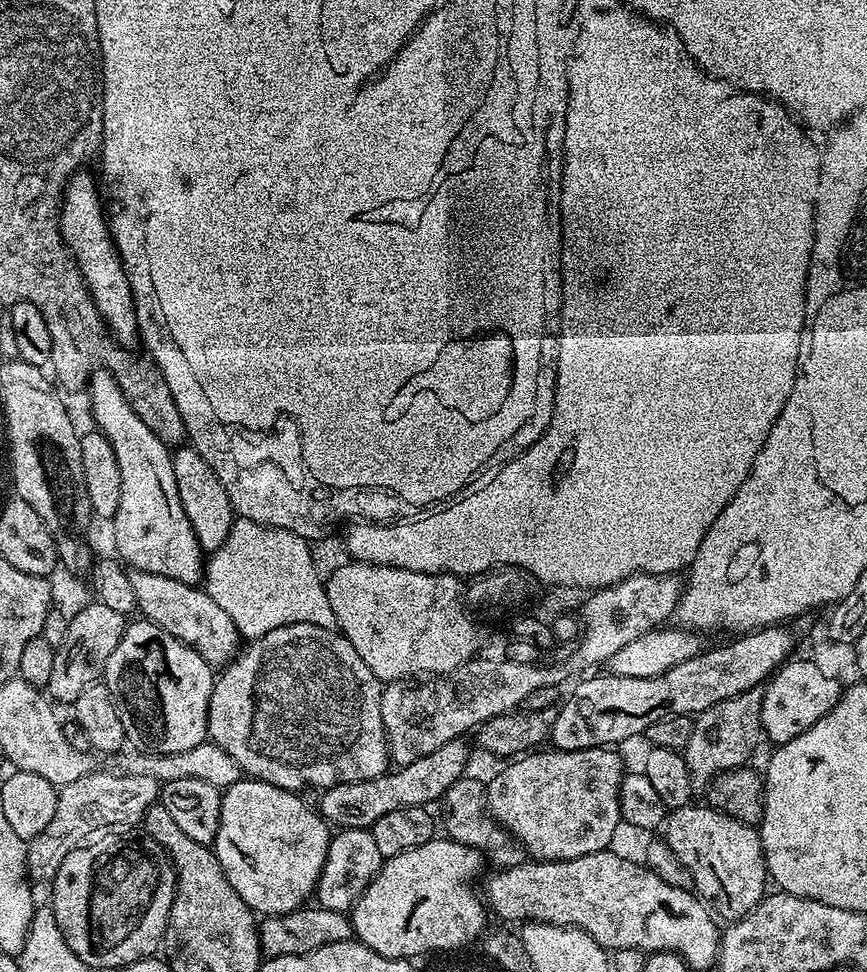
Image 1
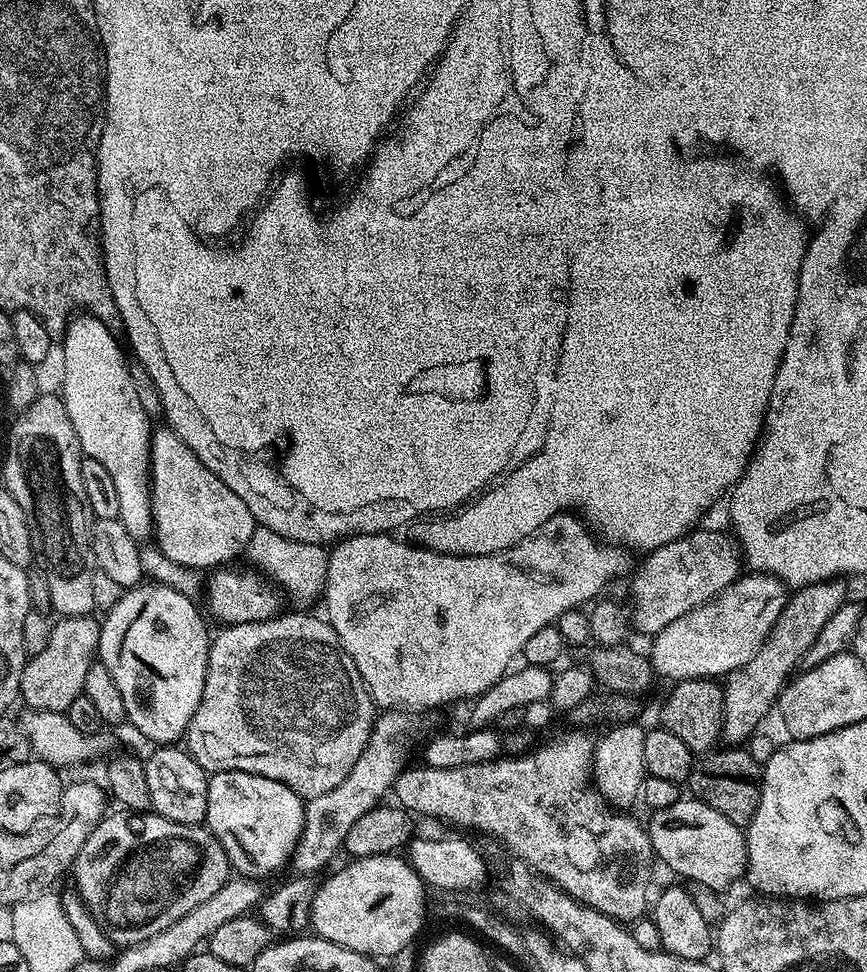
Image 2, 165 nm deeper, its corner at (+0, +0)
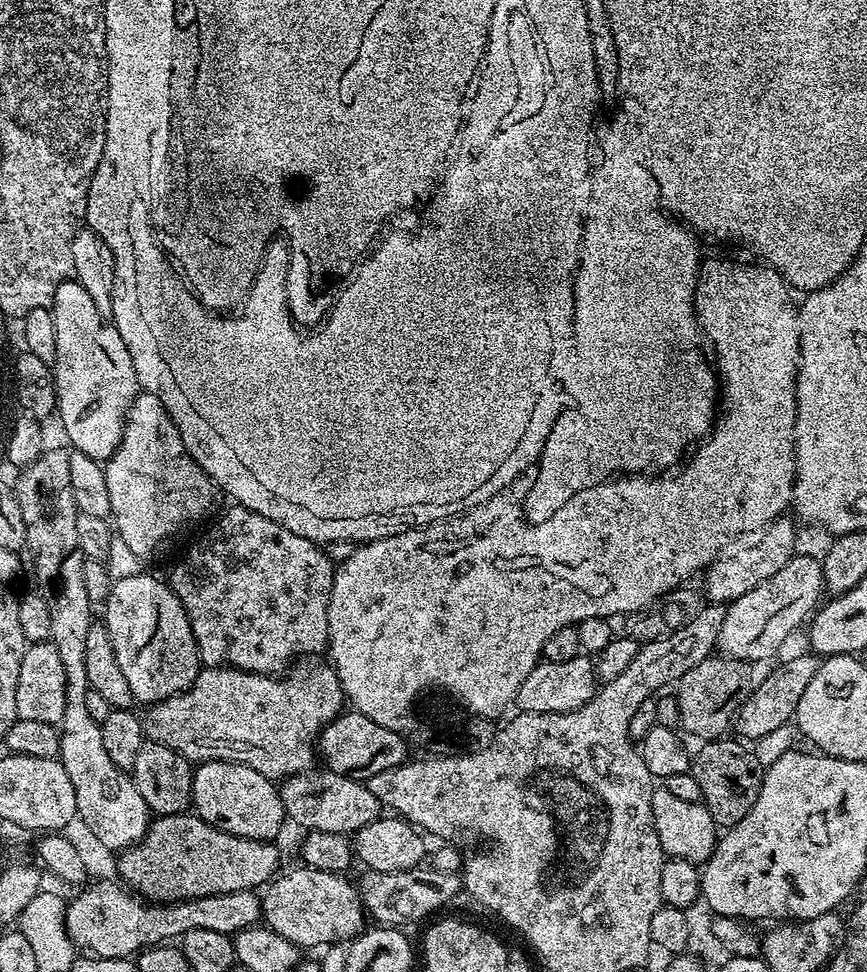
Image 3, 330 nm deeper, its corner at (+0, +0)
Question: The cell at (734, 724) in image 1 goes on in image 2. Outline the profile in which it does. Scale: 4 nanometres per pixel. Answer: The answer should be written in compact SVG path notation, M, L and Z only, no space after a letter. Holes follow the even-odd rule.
M837 578L795 589L789 595L782 614L778 616L778 622L772 627L771 634L766 638L766 642L762 642L758 654L754 654L754 658L750 658L750 662L746 662L738 670L728 673L722 684L724 691L722 740L725 745L743 745L759 729L756 727L759 726L760 720L767 718L768 711L771 708L773 711L777 707L780 693L784 691L784 686L793 673L803 665L804 655L810 650L810 646L814 645L822 626L826 625L826 622L845 604L848 588L844 584L847 583Z

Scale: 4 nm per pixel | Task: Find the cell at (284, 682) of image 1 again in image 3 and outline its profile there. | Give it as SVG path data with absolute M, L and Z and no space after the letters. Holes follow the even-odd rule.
M305 659L297 663L300 665L296 669L293 667L279 678L262 672L244 672L231 666L201 667L187 692L159 700L143 709L144 735L153 744L180 752L190 762L229 760L232 764L250 766L273 782L307 772L318 760L320 732L346 708L346 697L335 668L331 663L319 664L316 660L319 659Z

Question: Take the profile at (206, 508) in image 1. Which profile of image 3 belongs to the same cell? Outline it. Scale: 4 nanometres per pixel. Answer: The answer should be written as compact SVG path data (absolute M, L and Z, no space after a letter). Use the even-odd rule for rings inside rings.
M141 391L137 395L136 401L128 408L128 417L124 423L124 433L122 438L118 442L118 446L114 450L114 454L109 460L103 461L104 473L106 474L106 490L110 494L110 510L112 515L110 517L111 523L114 525L115 535L120 536L122 541L126 542L127 546L130 546L131 550L134 550L134 554L141 558L147 558L152 556L164 543L167 542L171 536L179 534L183 528L191 526L195 520L200 520L208 511L212 508L212 488L214 489L214 482L209 476L204 473L204 468L198 466L198 462L188 451L186 446L182 442L182 438L178 434L178 426L174 426L174 422L170 418L170 414L166 410L166 406L162 406L162 402L158 402L158 398L154 398L152 392Z

